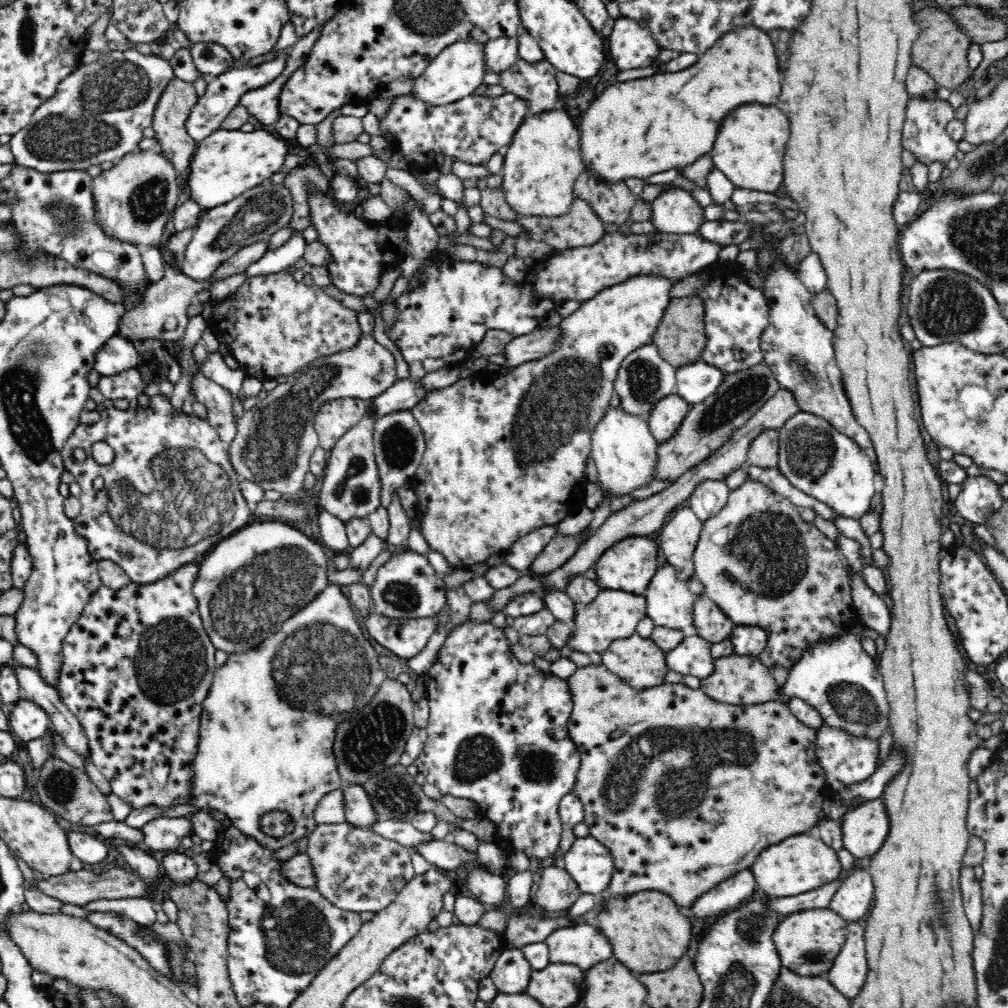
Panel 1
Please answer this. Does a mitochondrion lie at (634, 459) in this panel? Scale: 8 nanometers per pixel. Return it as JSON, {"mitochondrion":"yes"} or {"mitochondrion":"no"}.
{"mitochondrion":"no"}

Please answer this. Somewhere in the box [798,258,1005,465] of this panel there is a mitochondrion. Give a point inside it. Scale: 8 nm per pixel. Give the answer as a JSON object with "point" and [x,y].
{"point":[952,306]}

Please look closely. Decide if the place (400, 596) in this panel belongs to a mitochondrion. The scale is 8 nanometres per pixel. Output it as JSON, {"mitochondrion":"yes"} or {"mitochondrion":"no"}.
{"mitochondrion":"yes"}

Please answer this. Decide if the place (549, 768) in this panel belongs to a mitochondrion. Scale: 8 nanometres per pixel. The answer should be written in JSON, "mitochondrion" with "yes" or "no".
{"mitochondrion":"yes"}

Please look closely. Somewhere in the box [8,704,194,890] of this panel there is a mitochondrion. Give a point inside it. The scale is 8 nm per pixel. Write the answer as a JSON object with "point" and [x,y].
{"point":[61,787]}

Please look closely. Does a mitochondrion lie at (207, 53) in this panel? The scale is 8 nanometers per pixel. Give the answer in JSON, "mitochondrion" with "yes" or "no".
{"mitochondrion":"no"}

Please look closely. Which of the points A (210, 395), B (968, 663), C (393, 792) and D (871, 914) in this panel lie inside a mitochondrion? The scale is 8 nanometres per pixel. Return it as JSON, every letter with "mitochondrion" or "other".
{"A":"other","B":"other","C":"mitochondrion","D":"other"}

